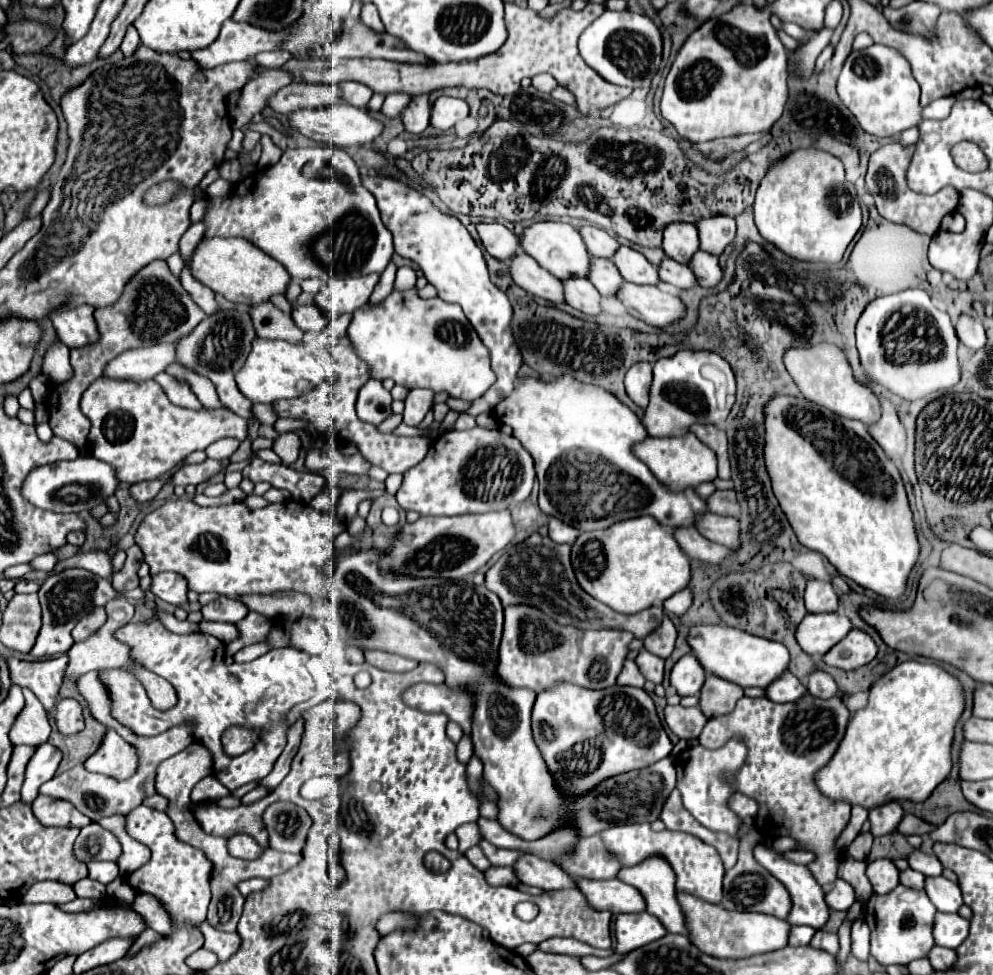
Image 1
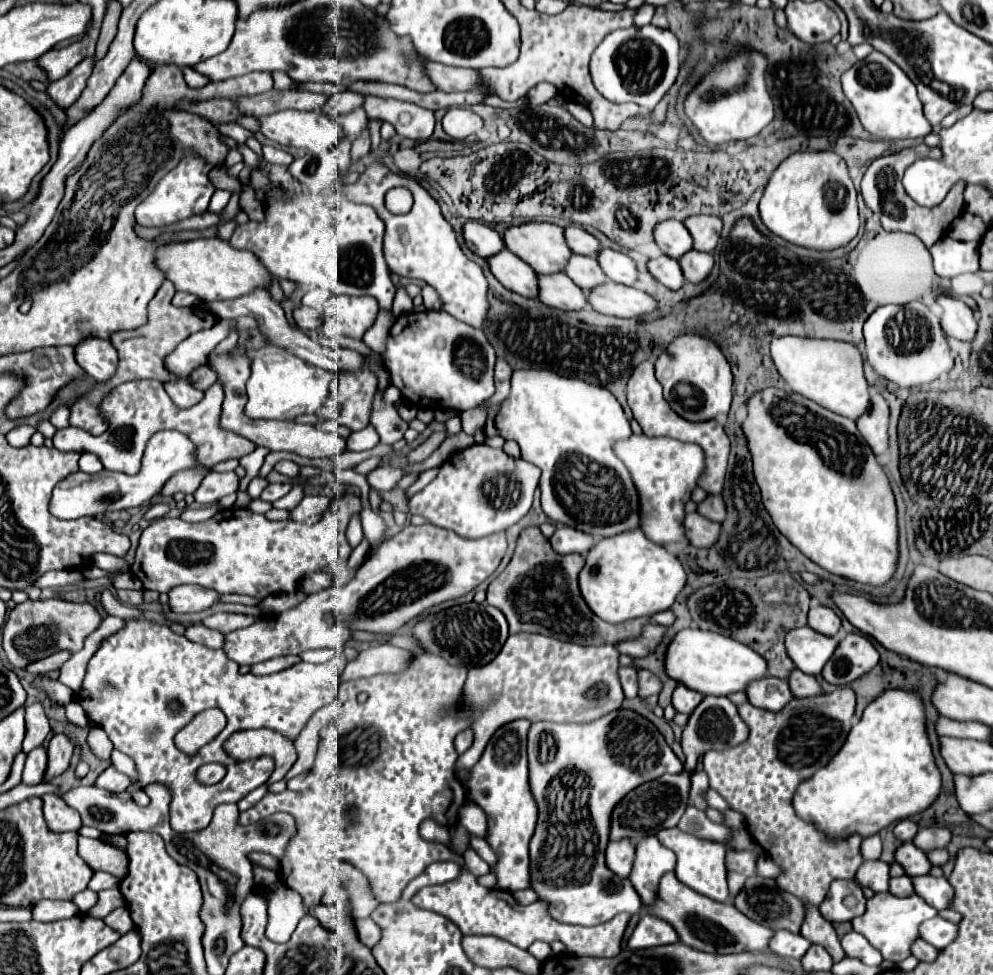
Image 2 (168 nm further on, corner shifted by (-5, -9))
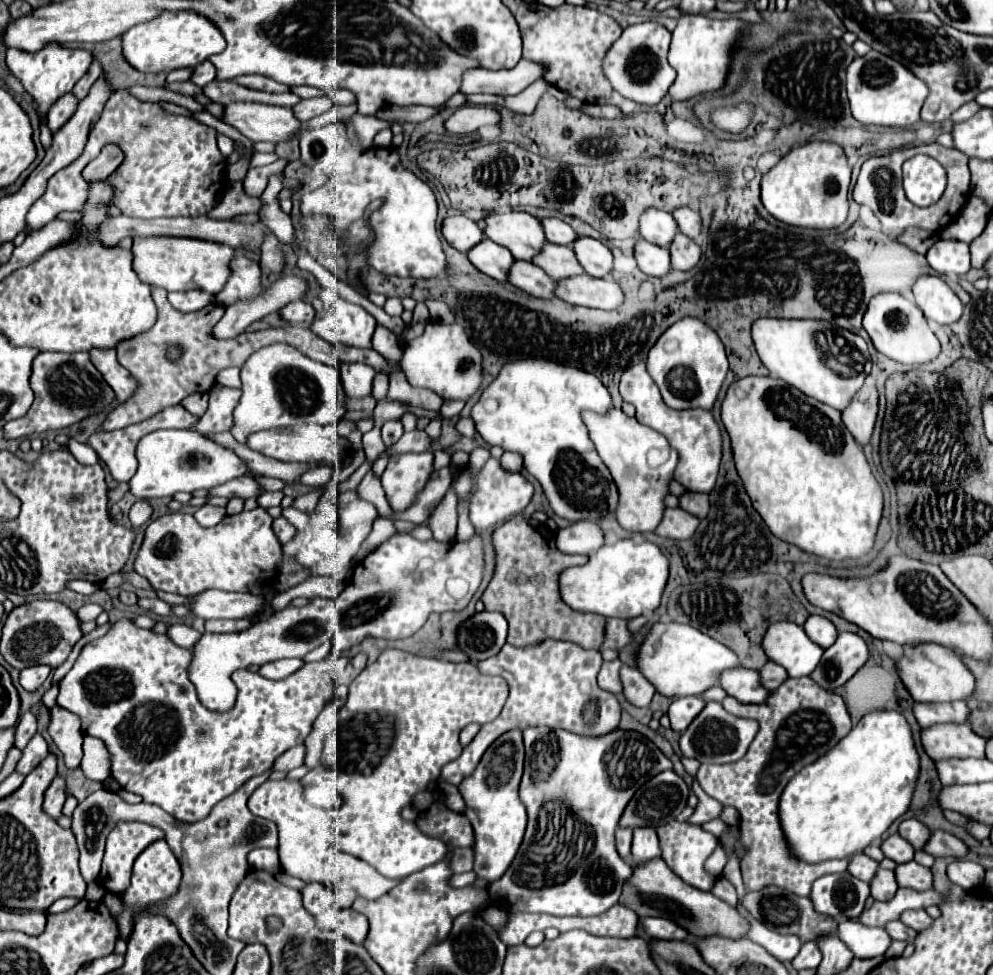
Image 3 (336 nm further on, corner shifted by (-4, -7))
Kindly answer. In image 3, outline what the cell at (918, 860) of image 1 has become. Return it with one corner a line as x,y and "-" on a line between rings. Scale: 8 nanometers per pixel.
893,834
893,836
889,836
887,840
883,840
881,850
885,852
887,858
895,860
897,864
911,862
913,856
915,856
915,848
913,848
905,838
901,838
899,834

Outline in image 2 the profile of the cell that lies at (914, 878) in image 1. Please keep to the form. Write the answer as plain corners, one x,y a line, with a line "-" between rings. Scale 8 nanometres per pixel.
910,876
890,878
890,888
888,888
888,892
894,894
894,896
910,896
910,894
914,894
914,888
912,888
912,882
910,882

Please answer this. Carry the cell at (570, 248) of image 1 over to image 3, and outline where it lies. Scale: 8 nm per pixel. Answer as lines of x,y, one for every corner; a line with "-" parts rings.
491,212
485,218
485,236
525,262
533,262
547,244
543,224
527,212

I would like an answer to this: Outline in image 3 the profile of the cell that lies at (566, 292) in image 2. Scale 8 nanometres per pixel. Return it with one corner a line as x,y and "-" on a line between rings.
513,262
509,282
535,298
555,298
557,280
553,280
549,274
545,274
543,268
531,262

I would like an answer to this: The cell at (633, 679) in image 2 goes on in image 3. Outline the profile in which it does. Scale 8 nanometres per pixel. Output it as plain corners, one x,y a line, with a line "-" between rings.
621,660
603,662
603,668
599,672
599,686
603,690
611,690
613,694
621,694
623,692
623,684
621,684
621,678
619,678
621,666
623,666

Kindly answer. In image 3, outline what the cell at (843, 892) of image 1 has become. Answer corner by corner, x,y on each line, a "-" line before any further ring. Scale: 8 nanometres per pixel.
843,872
819,878
809,898
819,914
827,914
835,920
849,920
863,912
867,896
869,884

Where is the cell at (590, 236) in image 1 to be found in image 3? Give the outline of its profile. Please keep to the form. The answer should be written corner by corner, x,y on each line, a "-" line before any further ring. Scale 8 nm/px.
543,218
543,228
545,228
545,234
547,234
547,240
551,244
563,244
563,246
571,246
579,234
563,220
559,218

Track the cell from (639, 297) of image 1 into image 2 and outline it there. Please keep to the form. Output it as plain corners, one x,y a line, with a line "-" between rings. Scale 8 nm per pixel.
604,282
588,292
588,304
592,310
618,318
638,318
656,308
656,302
646,292
622,286
616,282

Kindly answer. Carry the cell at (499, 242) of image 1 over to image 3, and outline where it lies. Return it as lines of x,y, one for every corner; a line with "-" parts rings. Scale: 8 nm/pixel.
463,214
445,218
441,232
443,232
445,240
451,246
455,246
459,252
469,252
473,246
477,246
485,238
483,228
475,220
467,218

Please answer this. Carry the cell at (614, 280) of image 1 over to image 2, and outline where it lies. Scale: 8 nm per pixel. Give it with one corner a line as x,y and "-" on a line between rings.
572,254
568,258
568,264
564,266
564,274
572,282
576,282
584,292
608,280
592,256
580,256
580,254

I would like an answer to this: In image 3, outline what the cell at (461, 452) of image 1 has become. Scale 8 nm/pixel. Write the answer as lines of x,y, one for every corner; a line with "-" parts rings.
493,456
483,464
479,472
475,472
475,476
469,470
469,466
465,466
455,478
455,482
451,484
451,488
457,494
457,502
467,502
469,520
475,530
495,528
511,520
515,514
521,514
525,510
525,506
531,502
531,496
533,496
533,484
521,472
505,470
499,464
499,460

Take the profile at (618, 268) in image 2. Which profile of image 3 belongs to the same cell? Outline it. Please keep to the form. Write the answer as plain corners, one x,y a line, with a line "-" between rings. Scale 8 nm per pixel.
581,236
579,242
573,242
573,250
587,274
607,278
613,272
613,254
601,240

